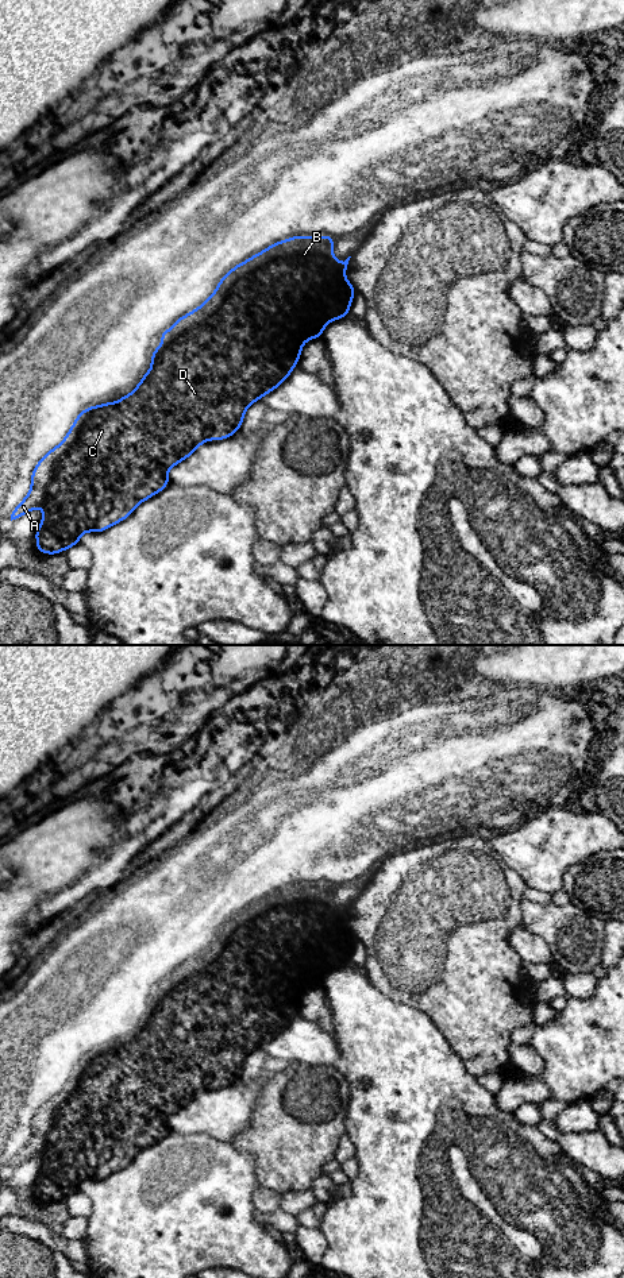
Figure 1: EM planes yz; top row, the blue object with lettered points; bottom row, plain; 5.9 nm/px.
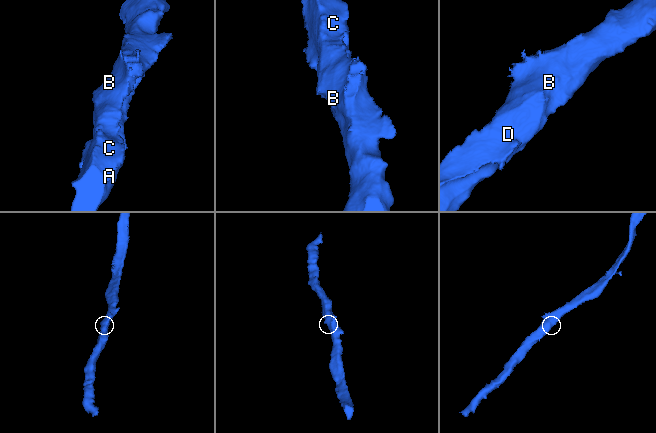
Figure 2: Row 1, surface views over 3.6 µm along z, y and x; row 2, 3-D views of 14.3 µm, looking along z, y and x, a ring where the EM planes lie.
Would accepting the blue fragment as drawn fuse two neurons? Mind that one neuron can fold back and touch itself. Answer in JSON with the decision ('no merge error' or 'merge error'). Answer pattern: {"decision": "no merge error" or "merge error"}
{"decision": "no merge error"}

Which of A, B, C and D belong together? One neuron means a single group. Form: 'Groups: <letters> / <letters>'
Groups: A B C D

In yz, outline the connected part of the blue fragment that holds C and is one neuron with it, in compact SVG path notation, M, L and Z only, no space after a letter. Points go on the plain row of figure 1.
M326 883L293 884L274 891L243 911L234 914L234 916L220 927L216 938L205 950L190 961L180 965L170 977L161 981L162 993L154 997L151 1003L151 1016L145 1022L134 1039L116 1050L86 1055L77 1063L62 1090L54 1094L38 1109L32 1119L31 1135L27 1144L11 1162L12 1169L36 1155L43 1157L41 1173L35 1179L36 1197L39 1200L54 1202L70 1197L74 1192L80 1190L84 1179L99 1181L126 1167L139 1151L162 1139L169 1132L167 1120L172 1115L190 1104L204 1089L227 1086L242 1074L246 1057L253 1050L262 1047L265 1042L278 1035L290 1023L292 1018L300 1008L300 1000L305 989L320 985L328 970L348 962L353 943L357 941L344 924L351 904L344 910L336 908L332 900L334 891L335 887Z

